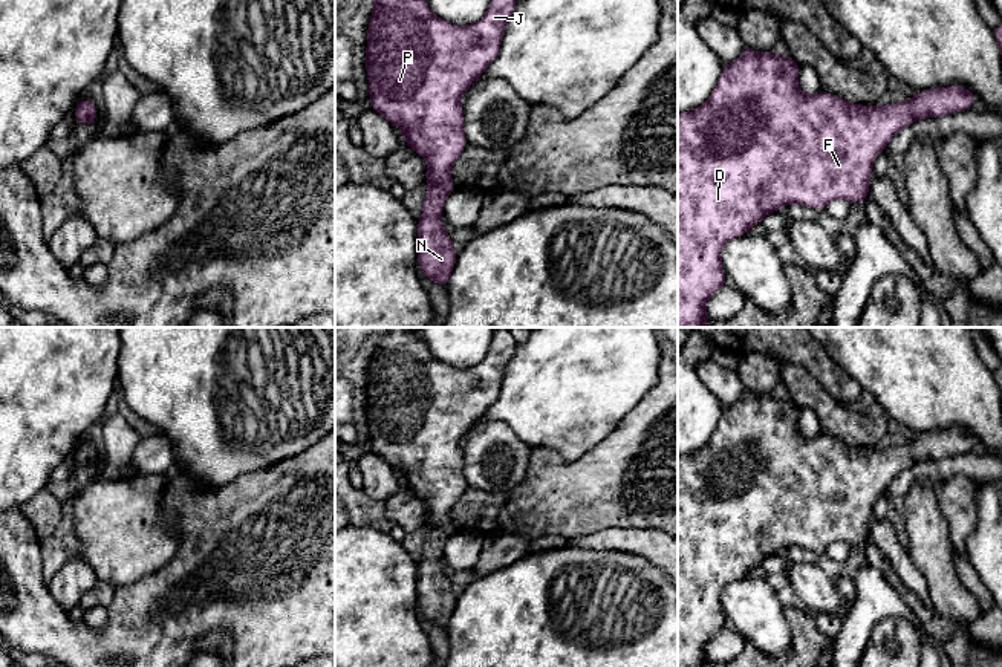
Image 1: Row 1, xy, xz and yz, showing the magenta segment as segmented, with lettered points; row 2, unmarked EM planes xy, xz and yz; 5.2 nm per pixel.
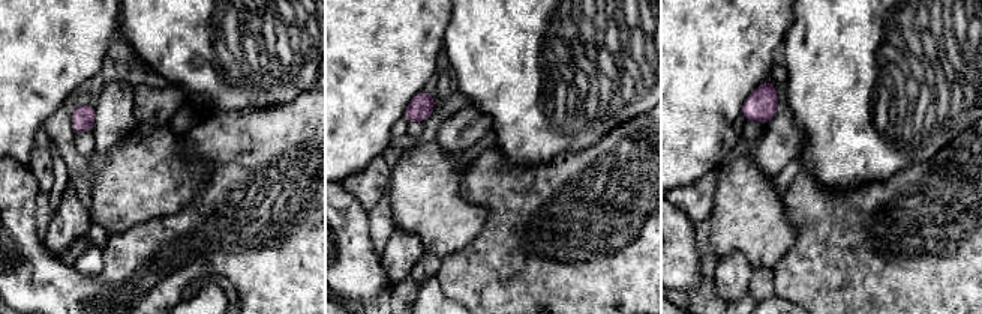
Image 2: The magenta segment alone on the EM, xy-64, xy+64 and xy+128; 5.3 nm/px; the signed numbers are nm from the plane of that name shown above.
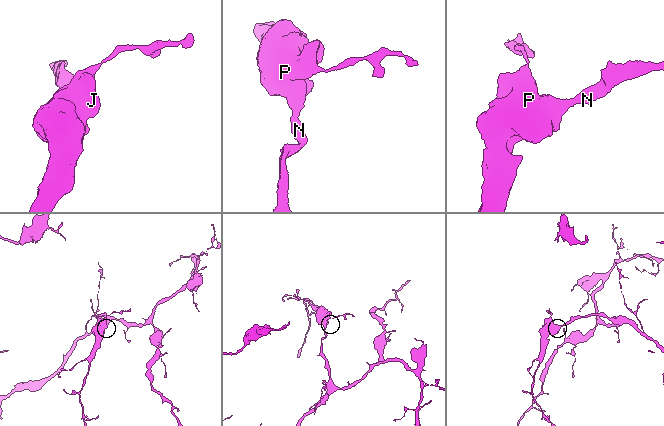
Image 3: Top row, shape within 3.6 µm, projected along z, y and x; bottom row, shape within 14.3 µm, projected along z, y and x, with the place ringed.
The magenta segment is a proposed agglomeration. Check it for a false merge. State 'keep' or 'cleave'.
keep

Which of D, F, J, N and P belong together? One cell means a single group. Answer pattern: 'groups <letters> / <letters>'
groups D F J N P

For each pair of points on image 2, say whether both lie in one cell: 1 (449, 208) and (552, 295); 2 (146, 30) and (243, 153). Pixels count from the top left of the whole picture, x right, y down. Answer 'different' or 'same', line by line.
1: different
2: different

